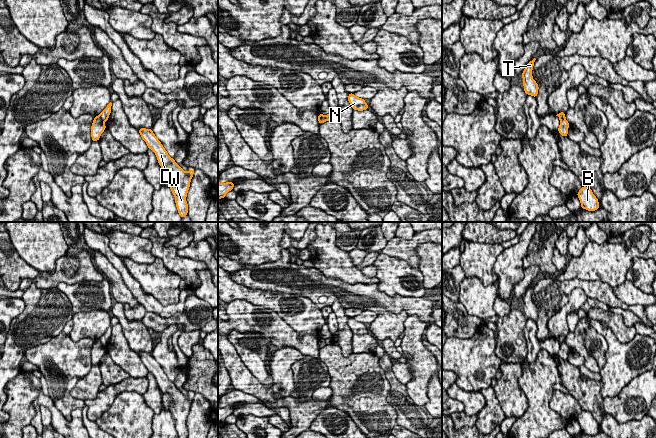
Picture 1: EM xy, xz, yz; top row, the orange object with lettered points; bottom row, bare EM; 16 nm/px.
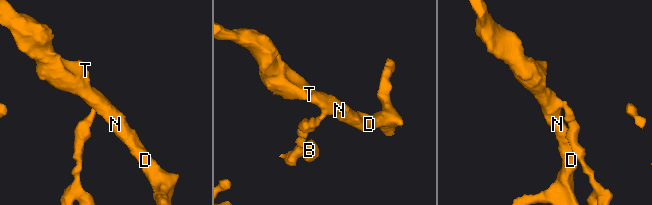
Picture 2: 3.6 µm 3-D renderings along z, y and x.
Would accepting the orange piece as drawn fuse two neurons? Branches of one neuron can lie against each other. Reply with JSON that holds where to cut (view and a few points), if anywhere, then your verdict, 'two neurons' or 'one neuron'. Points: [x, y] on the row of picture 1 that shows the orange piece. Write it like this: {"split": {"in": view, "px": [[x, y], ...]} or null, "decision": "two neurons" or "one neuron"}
{"split": {"in": "xy", "px": [[99, 115], [103, 122]]}, "decision": "two neurons"}

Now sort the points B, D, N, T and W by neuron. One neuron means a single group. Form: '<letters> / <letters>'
B / D N T W

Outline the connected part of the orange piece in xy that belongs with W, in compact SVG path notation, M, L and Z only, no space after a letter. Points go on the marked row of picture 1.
M140 128L138 131L148 148L155 153L160 167L163 170L169 169L172 173L173 180L170 182L169 187L175 196L175 203L179 215L181 218L185 217L188 214L186 197L195 169L188 170L186 173L175 160L168 155L161 142L152 132L152 129Z

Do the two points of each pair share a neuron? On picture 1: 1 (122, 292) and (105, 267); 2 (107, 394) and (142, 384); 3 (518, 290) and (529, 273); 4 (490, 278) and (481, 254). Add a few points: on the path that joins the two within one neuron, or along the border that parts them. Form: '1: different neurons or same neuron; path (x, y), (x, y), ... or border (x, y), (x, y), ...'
1: same neuron; path (118, 286), (115, 277), (111, 273)
2: same neuron; path (116, 389), (121, 386), (133, 385)
3: same neuron; path (521, 286), (529, 277)
4: same neuron; path (484, 272), (481, 267), (481, 260)

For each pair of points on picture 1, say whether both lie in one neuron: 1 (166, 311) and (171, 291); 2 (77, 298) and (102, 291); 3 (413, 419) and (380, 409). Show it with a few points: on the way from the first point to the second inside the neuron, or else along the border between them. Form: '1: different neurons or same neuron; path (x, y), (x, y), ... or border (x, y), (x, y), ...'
1: different neurons; border (172, 304), (162, 306)
2: same neuron; path (83, 296), (96, 295)
3: different neurons; border (387, 392), (387, 402), (395, 410), (397, 424)

